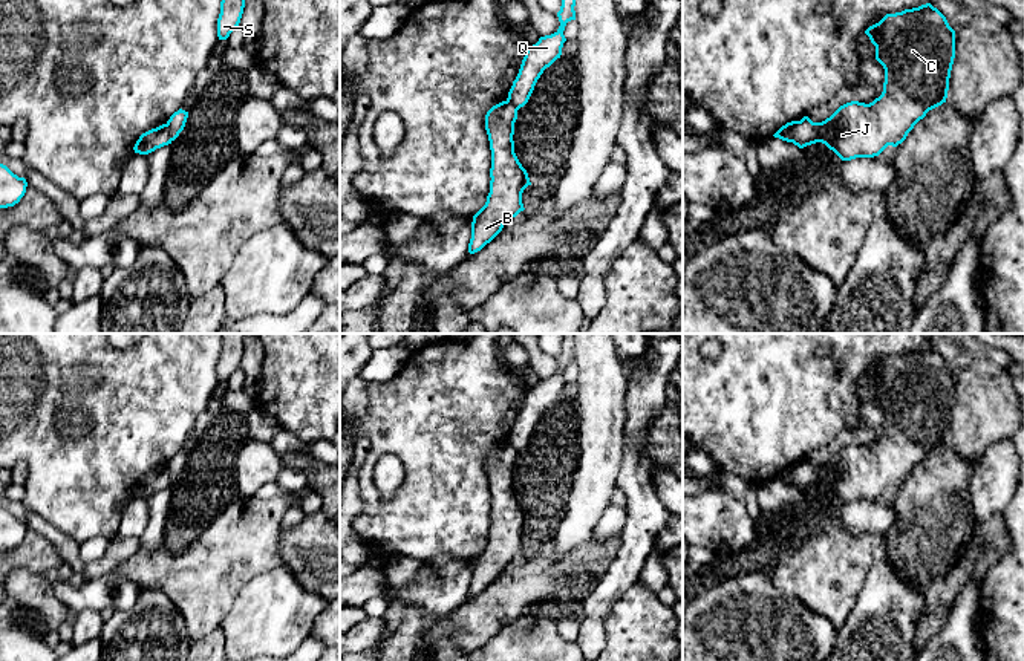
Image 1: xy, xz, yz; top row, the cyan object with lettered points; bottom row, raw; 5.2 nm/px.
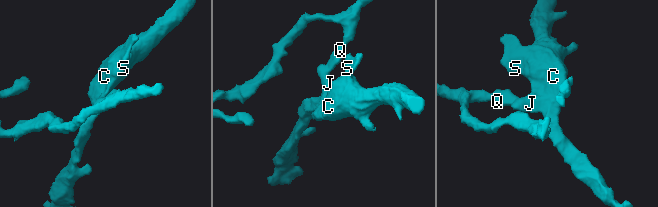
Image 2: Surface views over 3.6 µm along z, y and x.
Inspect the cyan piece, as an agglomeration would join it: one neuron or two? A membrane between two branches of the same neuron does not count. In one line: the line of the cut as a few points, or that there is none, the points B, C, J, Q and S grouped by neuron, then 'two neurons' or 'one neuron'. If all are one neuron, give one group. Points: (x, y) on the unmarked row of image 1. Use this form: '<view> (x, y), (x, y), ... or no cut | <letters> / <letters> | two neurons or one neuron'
yz (799, 464), (789, 484) | B C J S / Q | two neurons

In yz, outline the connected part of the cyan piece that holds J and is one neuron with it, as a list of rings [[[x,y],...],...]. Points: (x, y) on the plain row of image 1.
[[[931,346],[886,357],[865,376],[876,389],[876,402],[885,412],[883,435],[872,445],[851,444],[830,461],[813,465],[804,459],[794,470],[791,484],[799,491],[822,485],[842,503],[879,499],[888,488],[902,487],[926,456],[946,445],[949,421],[955,401],[955,373]]]

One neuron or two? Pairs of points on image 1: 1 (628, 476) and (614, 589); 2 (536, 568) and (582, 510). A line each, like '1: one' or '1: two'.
1: one
2: two

